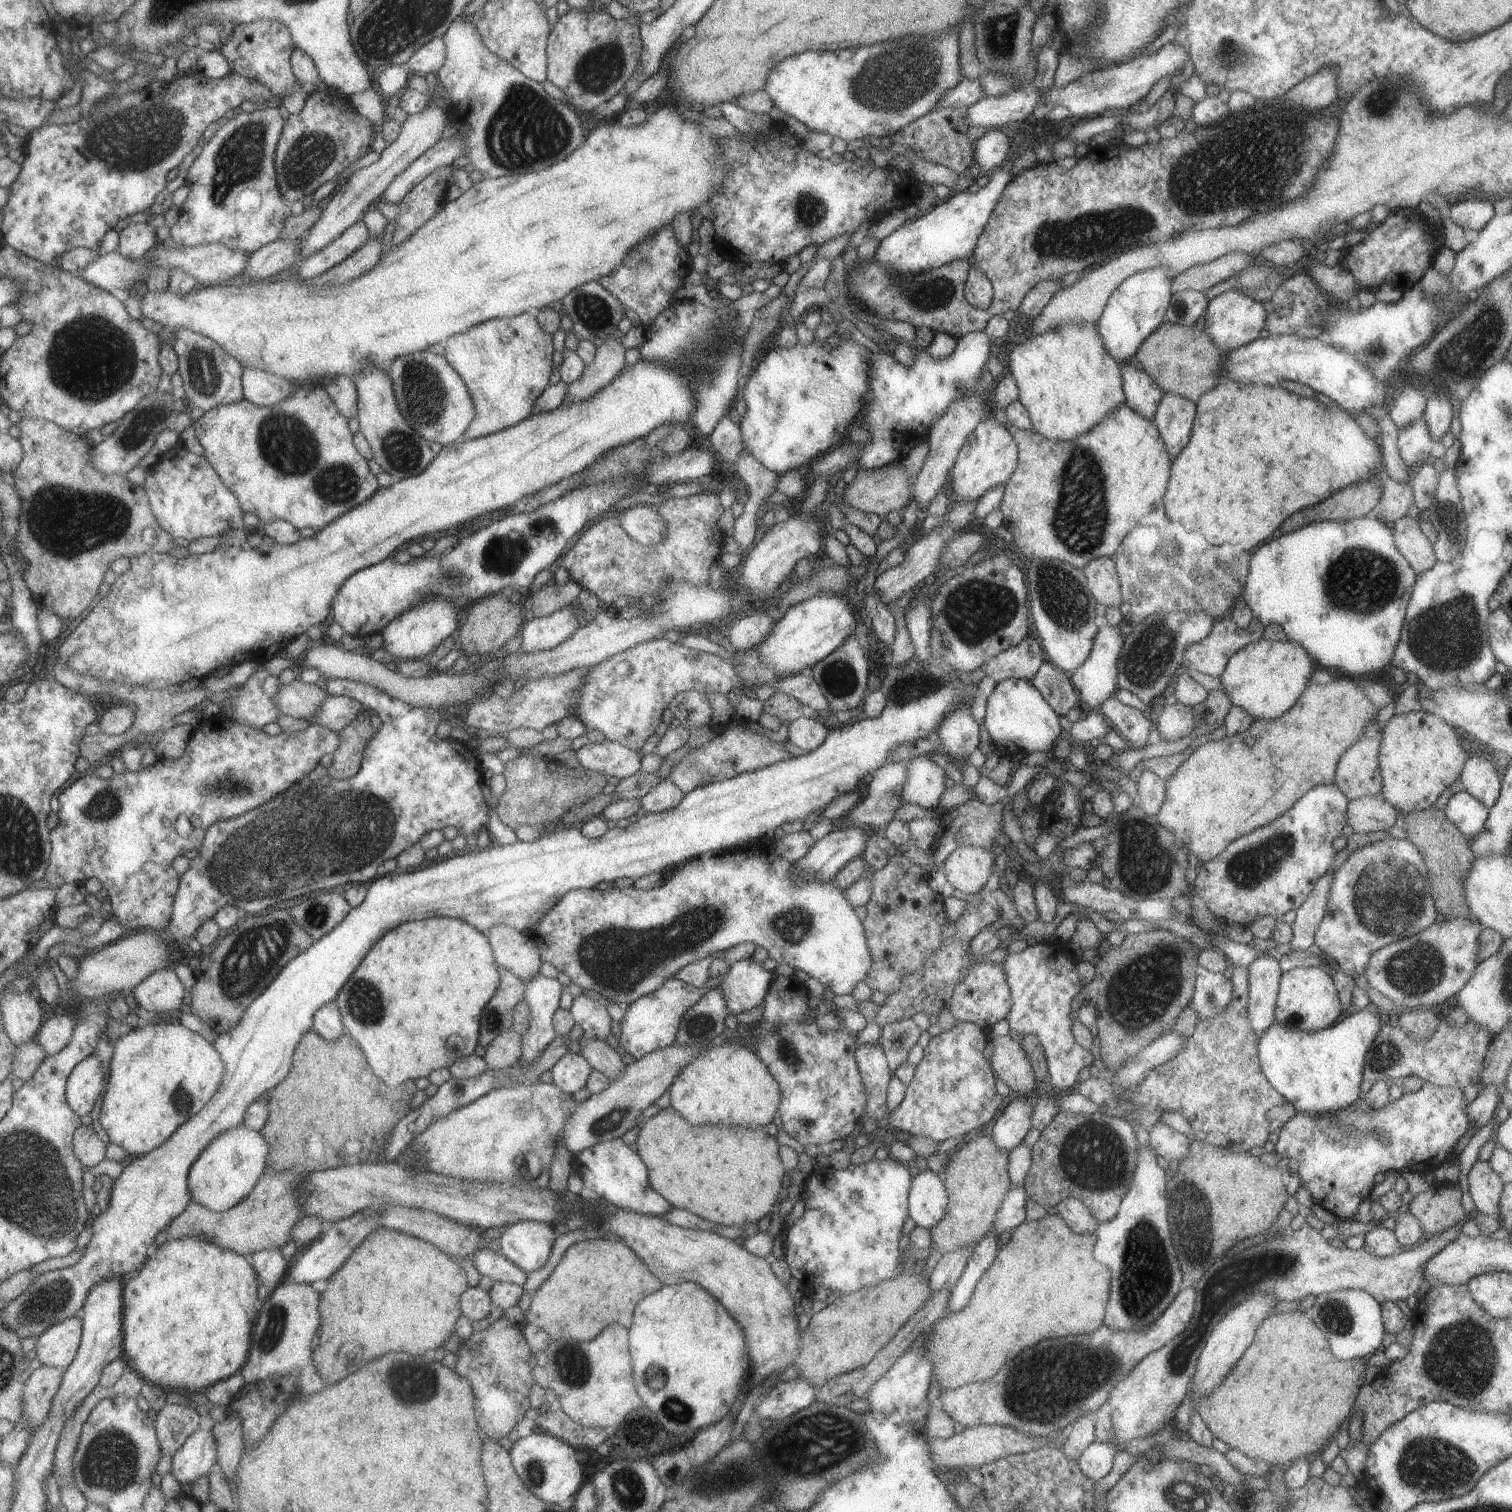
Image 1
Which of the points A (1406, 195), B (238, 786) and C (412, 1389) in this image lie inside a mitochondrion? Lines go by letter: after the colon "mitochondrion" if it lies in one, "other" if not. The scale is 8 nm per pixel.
A: other
B: mitochondrion
C: mitochondrion

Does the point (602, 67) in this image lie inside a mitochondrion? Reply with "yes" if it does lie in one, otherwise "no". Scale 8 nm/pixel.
yes

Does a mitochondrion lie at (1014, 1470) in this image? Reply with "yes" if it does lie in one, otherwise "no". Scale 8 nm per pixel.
no

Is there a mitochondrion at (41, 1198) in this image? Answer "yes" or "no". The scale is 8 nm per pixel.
yes

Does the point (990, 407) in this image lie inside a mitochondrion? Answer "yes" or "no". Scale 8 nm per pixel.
no

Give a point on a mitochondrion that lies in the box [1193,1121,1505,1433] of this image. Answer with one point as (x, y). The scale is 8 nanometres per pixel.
(1460, 1359)

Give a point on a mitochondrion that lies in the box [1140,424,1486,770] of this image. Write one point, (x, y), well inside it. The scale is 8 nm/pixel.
(1446, 637)

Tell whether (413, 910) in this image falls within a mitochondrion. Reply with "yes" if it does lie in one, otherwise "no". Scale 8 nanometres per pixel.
no

